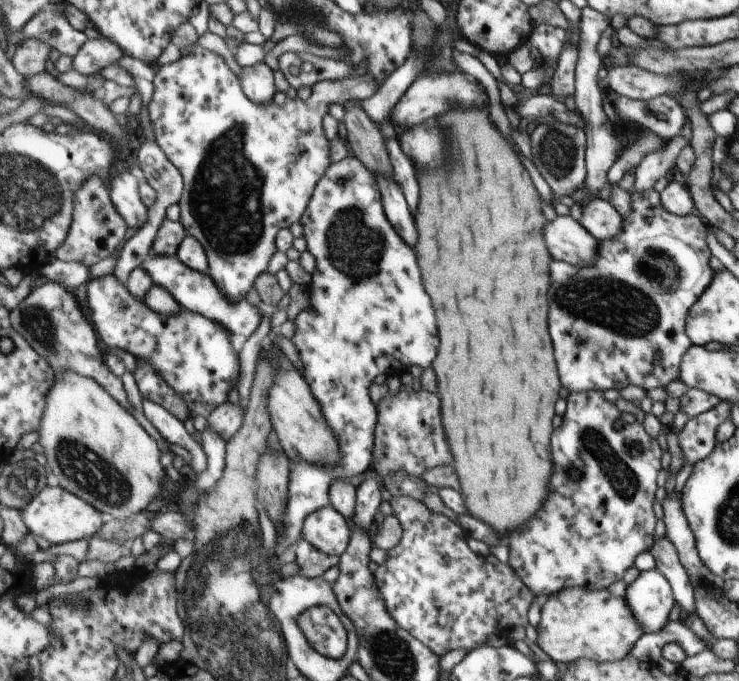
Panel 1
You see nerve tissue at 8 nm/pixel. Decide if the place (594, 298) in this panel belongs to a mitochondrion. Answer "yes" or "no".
yes

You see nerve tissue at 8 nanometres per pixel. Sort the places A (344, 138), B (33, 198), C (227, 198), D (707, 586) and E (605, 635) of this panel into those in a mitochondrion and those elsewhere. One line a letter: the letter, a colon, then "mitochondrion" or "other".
A: other
B: mitochondrion
C: mitochondrion
D: mitochondrion
E: other

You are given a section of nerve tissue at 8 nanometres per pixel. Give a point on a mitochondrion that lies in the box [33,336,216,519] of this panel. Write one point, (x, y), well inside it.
(93, 475)

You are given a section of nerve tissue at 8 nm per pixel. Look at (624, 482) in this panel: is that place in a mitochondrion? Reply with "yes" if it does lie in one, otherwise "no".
yes

